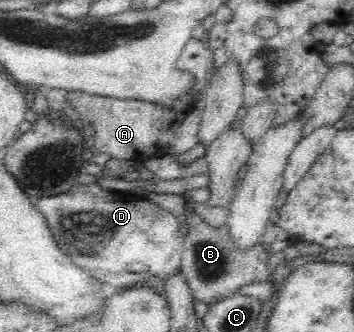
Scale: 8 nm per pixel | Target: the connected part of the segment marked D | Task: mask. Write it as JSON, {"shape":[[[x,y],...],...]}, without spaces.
{"shape":[[[97,183],[75,185],[67,192],[35,201],[38,211],[46,217],[58,247],[74,264],[104,282],[113,292],[145,286],[152,277],[166,280],[181,268],[183,236],[174,214],[144,197],[126,192],[103,190]]]}

